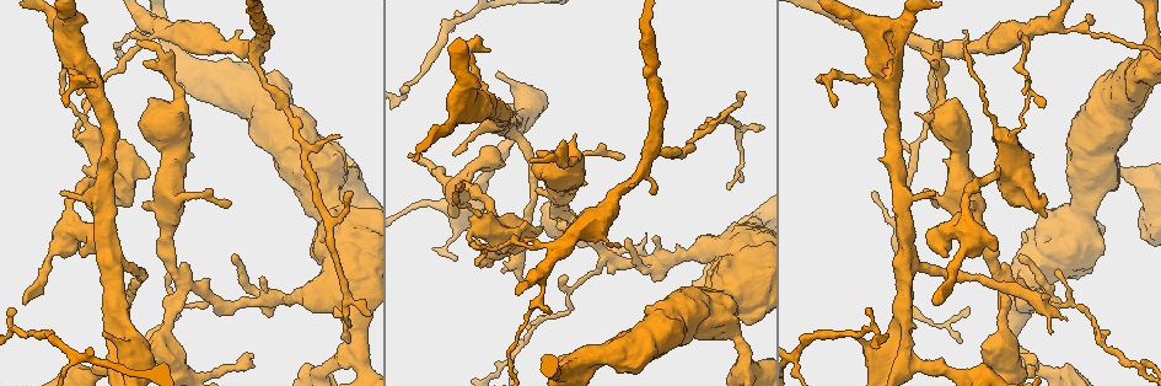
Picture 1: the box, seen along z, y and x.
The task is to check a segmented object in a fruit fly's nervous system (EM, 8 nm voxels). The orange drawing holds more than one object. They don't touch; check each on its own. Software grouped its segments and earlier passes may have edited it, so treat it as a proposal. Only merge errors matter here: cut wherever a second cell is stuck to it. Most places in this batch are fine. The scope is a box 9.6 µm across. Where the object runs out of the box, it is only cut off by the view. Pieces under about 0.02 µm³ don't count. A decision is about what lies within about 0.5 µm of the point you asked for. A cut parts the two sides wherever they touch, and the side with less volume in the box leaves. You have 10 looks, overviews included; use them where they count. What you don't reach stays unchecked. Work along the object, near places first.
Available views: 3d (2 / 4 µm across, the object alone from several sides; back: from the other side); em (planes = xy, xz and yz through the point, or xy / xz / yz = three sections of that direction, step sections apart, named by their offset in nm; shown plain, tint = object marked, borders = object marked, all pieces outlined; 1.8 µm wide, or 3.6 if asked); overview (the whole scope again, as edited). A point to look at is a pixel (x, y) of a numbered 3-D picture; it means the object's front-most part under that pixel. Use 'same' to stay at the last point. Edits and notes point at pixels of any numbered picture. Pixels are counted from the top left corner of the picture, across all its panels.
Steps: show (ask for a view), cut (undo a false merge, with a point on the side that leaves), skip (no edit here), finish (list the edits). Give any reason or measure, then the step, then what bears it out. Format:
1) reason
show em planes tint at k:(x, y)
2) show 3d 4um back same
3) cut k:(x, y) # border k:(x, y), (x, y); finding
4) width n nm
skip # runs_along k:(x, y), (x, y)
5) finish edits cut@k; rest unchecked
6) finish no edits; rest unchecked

three arms meet
show em 3.6um planes tint at 1:(746, 357)

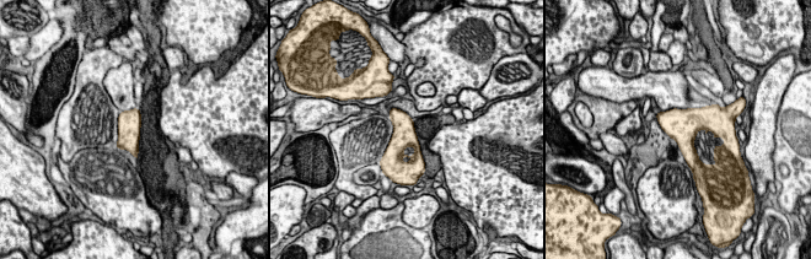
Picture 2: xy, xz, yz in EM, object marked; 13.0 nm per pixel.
skip # one cell here

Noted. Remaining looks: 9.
closes a loop
show 3d 4um at 1:(365, 279)

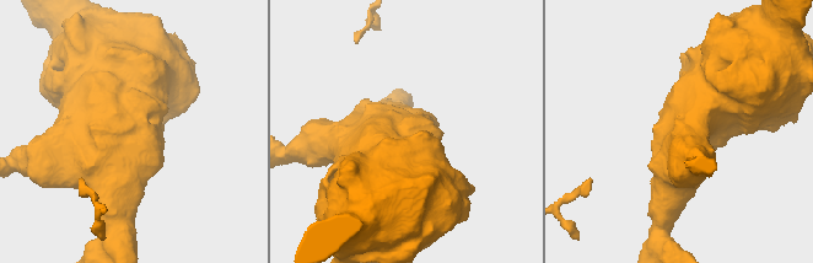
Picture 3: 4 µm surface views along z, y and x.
show em 3.6um planes tint same

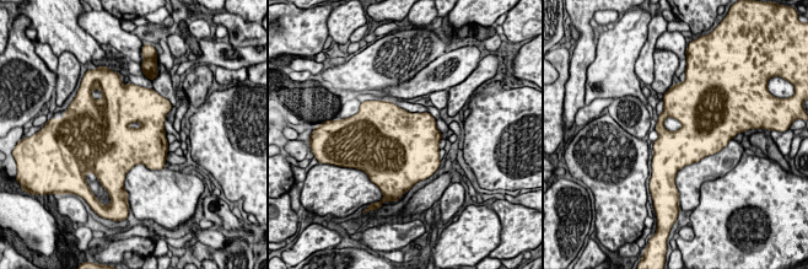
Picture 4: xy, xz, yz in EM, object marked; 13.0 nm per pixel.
skip # all the same cell

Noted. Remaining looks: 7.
sudden change in width
show em 3.6um planes tint at 1:(898, 359)

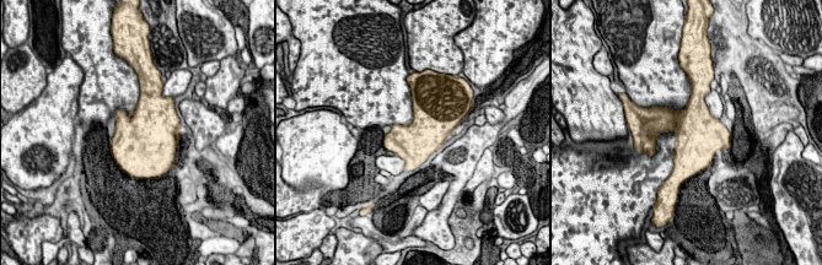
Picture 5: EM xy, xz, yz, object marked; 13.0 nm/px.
skip # all the same cell

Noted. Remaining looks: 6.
branch point
show em yz step 8 tint at 1:(863, 20)

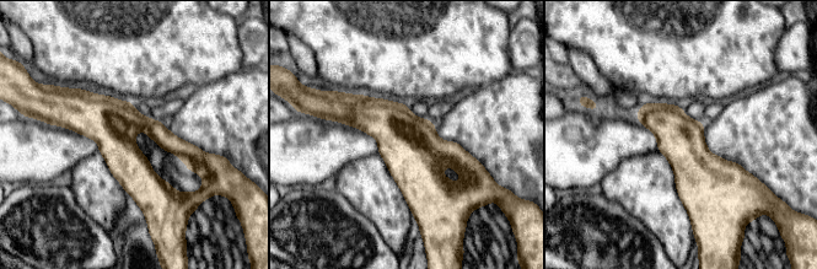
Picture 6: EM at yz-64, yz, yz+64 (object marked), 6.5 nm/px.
another direction
show em planes tint same

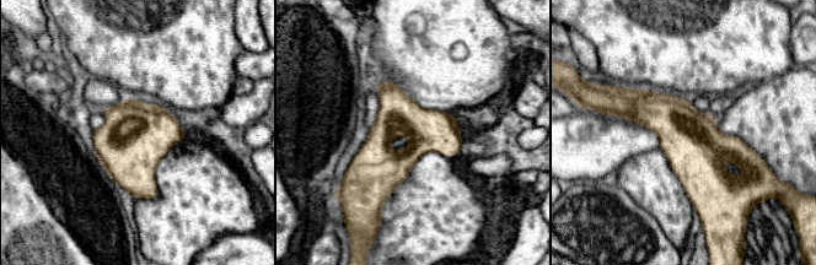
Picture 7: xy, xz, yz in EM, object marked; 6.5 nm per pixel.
skip # continuous, no second cell

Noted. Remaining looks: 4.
finish no edits; rest unchecked

